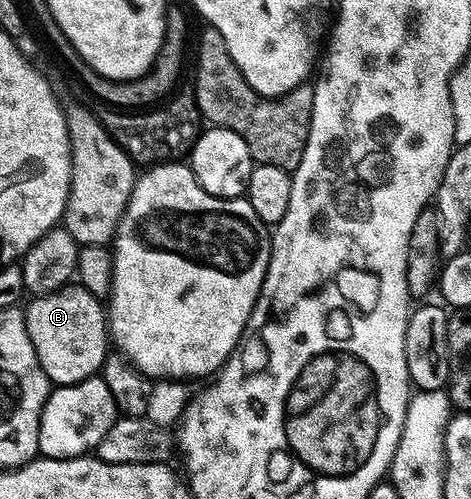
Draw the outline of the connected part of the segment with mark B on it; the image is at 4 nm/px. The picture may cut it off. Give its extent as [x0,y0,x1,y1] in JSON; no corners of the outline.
[24,283,111,386]

